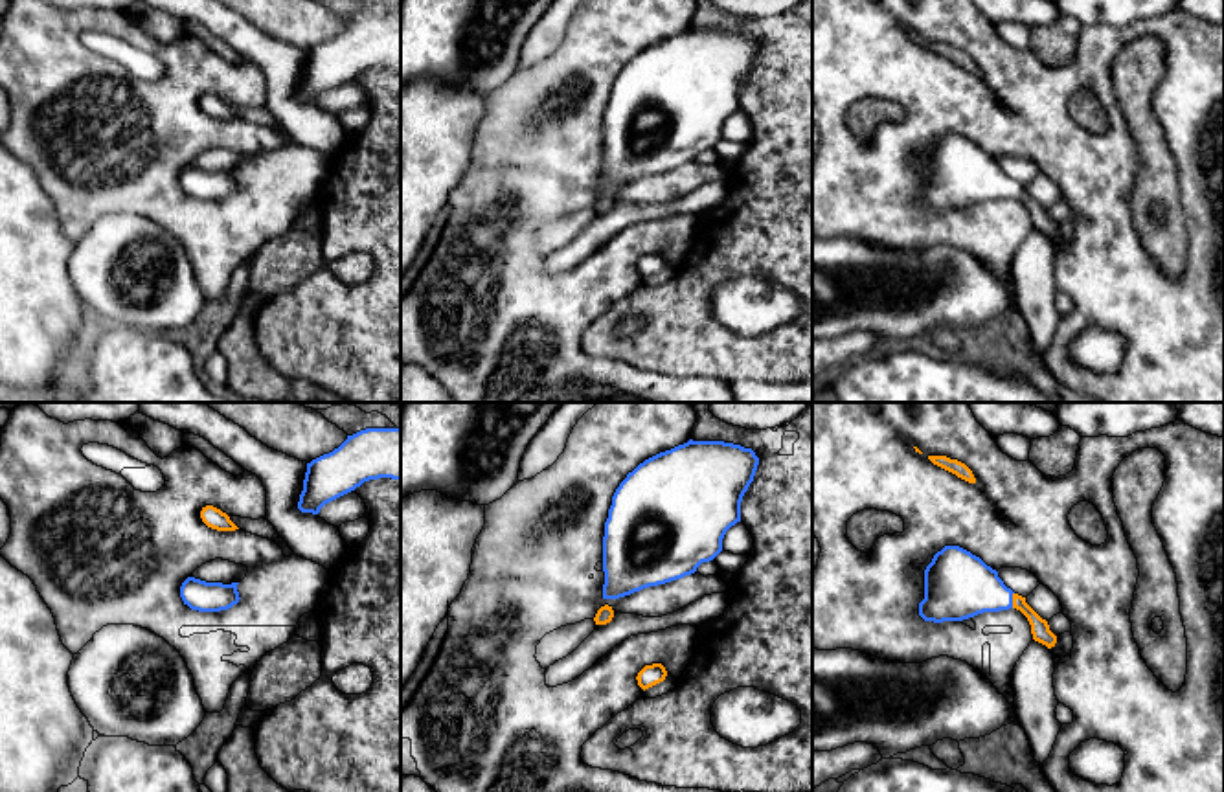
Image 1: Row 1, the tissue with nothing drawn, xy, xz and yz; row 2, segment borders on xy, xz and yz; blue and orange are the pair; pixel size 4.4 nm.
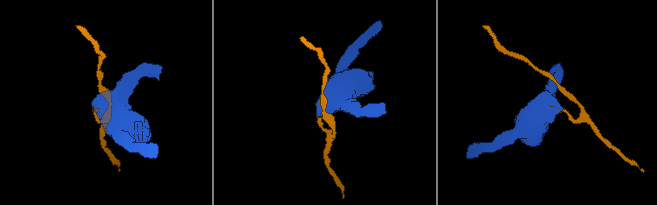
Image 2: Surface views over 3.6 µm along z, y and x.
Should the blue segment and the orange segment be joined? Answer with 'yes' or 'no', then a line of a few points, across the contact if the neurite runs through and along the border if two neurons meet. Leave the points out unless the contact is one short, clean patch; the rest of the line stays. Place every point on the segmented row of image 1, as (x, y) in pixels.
yes; line yz (958, 585), (1011, 599), (1035, 620), (1041, 631)

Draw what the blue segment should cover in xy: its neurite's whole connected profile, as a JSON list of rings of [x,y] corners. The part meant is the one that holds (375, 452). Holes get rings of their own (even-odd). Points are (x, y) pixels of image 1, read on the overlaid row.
[[[401,428],[360,430],[307,463],[298,509],[318,515],[325,503],[379,478],[401,480]]]

